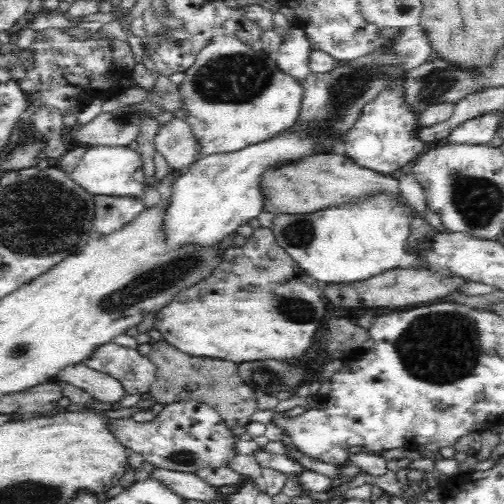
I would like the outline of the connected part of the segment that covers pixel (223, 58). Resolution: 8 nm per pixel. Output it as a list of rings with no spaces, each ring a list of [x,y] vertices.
[[[222,33],[213,36],[198,53],[196,62],[184,72],[184,80],[178,87],[184,97],[184,119],[190,123],[194,137],[200,139],[202,156],[236,152],[292,130],[304,100],[303,82],[282,71],[276,63],[276,55],[264,51],[258,43],[249,45],[239,36]]]

